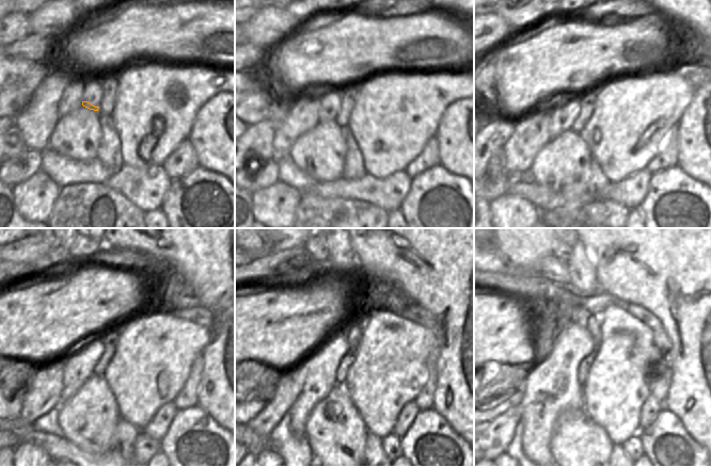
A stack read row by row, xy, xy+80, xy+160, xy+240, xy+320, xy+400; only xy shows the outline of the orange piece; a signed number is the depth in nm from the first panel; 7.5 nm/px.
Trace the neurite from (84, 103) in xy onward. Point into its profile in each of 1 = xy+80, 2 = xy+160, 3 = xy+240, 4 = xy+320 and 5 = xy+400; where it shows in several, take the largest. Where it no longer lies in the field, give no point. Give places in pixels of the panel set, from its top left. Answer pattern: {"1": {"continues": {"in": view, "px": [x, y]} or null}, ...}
{"1": {"continues": {"in": "xy+80", "px": [328, 111]}}, "2": {"continues": {"in": "xy+160", "px": [563, 115]}}, "3": {"continues": {"in": "xy+240", "px": [78, 366]}}, "4": {"continues": {"in": "xy+320", "px": [316, 374]}}, "5": {"continues": {"in": "xy+400", "px": [550, 386]}}}

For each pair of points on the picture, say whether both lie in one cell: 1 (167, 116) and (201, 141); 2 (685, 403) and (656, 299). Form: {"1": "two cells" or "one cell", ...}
{"1": "two cells", "2": "one cell"}

